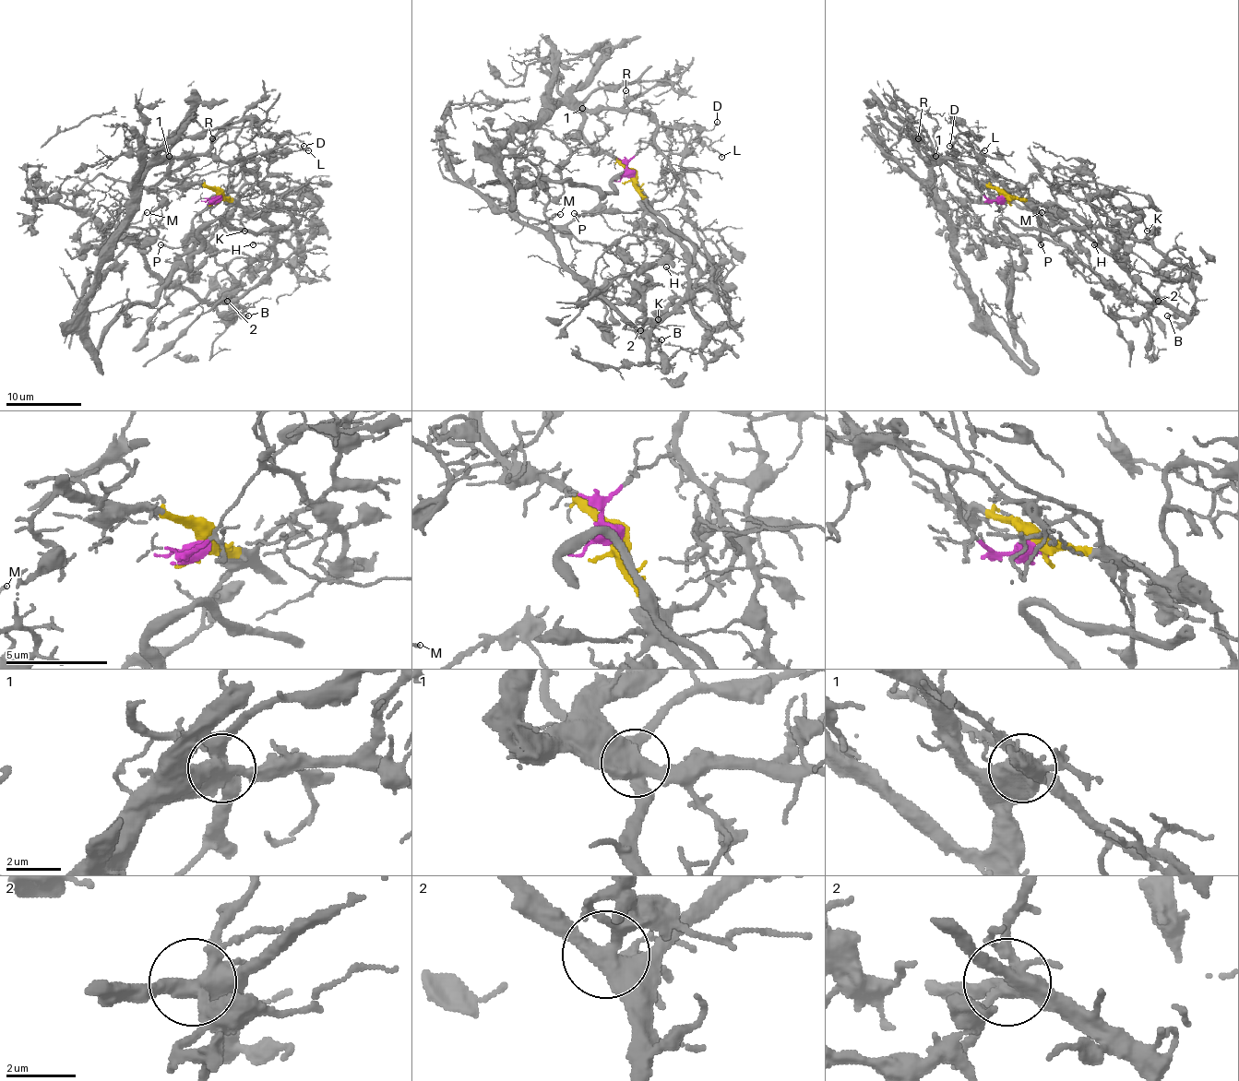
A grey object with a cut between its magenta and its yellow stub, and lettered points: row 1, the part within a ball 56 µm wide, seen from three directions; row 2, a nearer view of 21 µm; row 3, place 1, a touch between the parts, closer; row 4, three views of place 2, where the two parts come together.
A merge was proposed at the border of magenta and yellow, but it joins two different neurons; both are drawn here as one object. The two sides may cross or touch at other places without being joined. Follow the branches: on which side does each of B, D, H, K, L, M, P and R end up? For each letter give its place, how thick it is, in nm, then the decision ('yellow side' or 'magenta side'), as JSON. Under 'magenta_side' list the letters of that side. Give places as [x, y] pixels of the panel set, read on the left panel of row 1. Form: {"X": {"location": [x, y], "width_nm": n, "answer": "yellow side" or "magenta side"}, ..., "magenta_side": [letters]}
{"B": {"location": [248, 315], "width_nm": 170, "answer": "yellow side"}, "D": {"location": [303, 146], "width_nm": 120, "answer": "magenta side"}, "H": {"location": [253, 244], "width_nm": 150, "answer": "yellow side"}, "K": {"location": [244, 231], "width_nm": 130, "answer": "magenta side"}, "L": {"location": [308, 150], "width_nm": 140, "answer": "yellow side"}, "M": {"location": [147, 212], "width_nm": 110, "answer": "yellow side"}, "P": {"location": [160, 244], "width_nm": 150, "answer": "yellow side"}, "R": {"location": [212, 138], "width_nm": 100, "answer": "magenta side"}, "magenta_side": ["D", "K", "R"]}

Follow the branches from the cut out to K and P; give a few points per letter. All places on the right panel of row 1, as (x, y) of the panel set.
K: (1004, 196), (935, 156), (968, 293), (1022, 361), (1000, 222), (1091, 230), (1090, 201), (1120, 194), (1147, 231)
P: (1004, 196), (1028, 201), (1035, 208), (1043, 248), (1041, 244)

